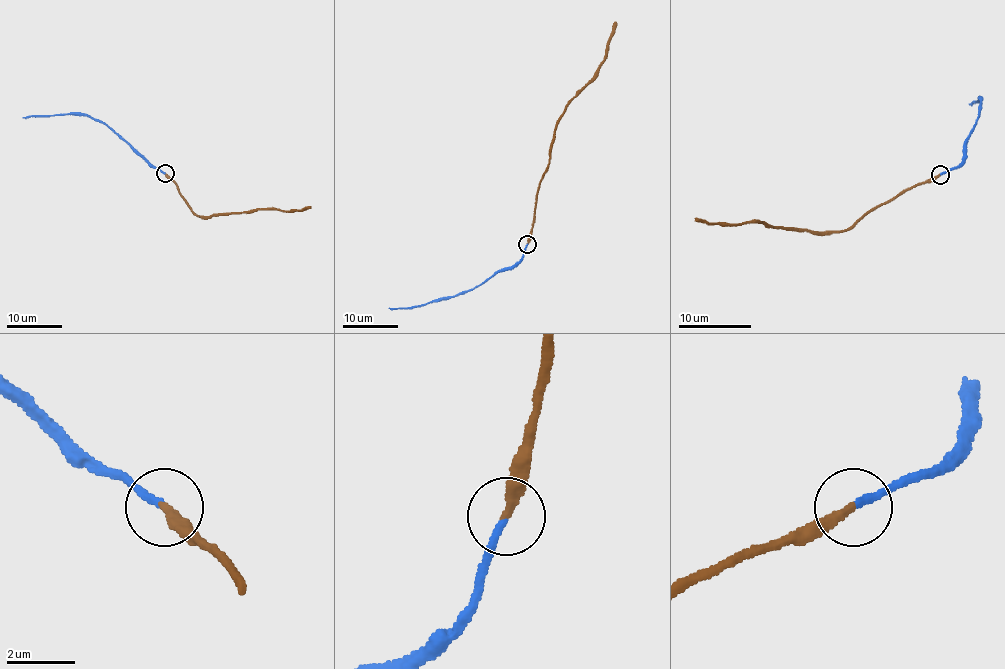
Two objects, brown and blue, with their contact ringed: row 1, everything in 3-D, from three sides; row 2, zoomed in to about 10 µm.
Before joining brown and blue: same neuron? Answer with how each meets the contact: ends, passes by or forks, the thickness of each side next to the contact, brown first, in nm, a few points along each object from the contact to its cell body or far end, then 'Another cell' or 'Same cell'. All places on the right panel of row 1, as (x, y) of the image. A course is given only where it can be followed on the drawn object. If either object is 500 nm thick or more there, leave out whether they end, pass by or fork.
At the ring brown ends. At the ring blue ends. Thickness 300 nm (brown) against 190 nm. Course of brown: (939, 175), (918, 182), (866, 211), (848, 229), (816, 232), (755, 223), (709, 224), (695, 218). Course of blue: (939, 175), (954, 170), (961, 161), (963, 143), (974, 127), (981, 99), (968, 104). Same cell

